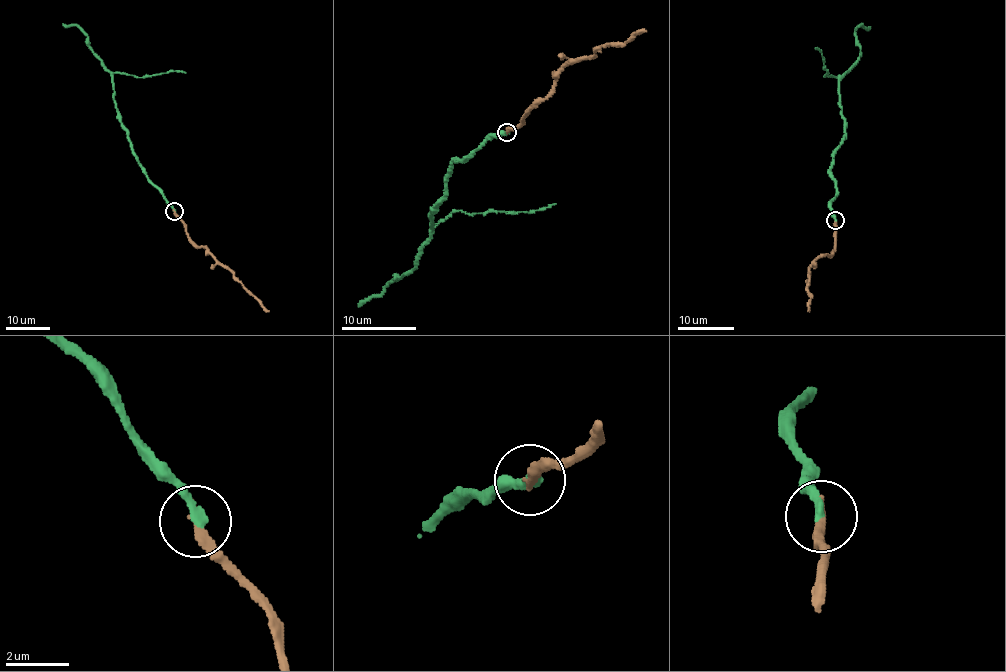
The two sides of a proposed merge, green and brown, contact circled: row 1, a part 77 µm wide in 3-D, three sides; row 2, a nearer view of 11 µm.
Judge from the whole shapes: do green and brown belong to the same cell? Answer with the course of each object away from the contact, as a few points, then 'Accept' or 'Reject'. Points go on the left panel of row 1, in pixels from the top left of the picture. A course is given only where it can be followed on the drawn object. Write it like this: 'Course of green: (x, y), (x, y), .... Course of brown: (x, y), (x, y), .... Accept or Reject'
Course of green: (174, 210), (133, 152), (114, 99), (113, 73), (91, 48), (86, 33), (75, 25), (63, 24). Course of brown: (174, 210), (184, 224), (189, 240), (209, 250), (269, 311). Accept

